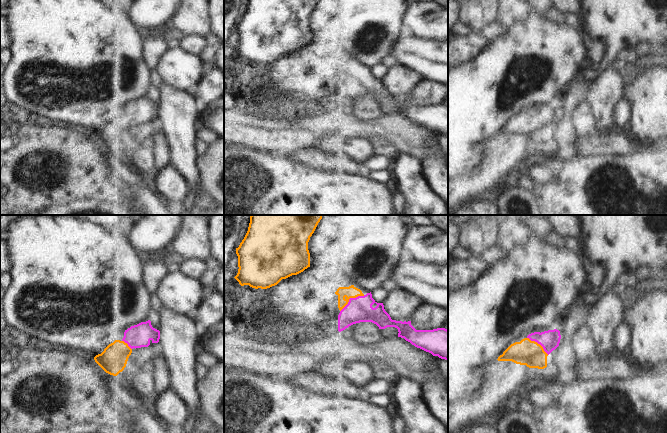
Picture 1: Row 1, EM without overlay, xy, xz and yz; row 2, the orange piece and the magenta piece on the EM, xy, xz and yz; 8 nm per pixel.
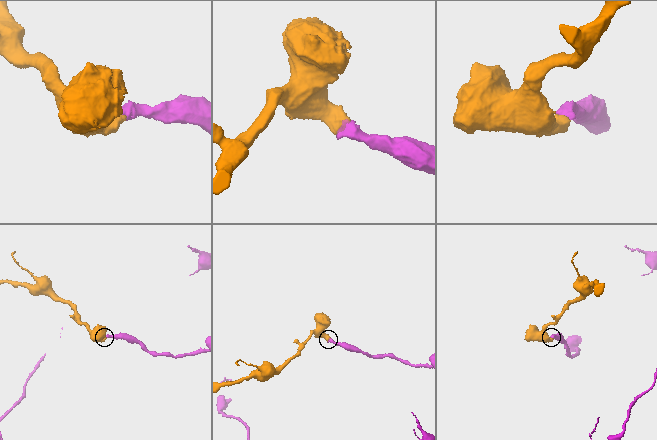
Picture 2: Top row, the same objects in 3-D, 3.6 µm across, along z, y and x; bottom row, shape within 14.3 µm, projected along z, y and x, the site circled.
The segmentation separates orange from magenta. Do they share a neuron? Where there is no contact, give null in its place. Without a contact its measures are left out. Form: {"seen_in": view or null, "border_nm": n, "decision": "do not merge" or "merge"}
{"seen_in": "xz", "border_nm": 240, "decision": "merge"}

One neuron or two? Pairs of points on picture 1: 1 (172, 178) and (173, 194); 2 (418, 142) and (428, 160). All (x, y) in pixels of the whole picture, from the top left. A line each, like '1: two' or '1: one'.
1: one
2: two

